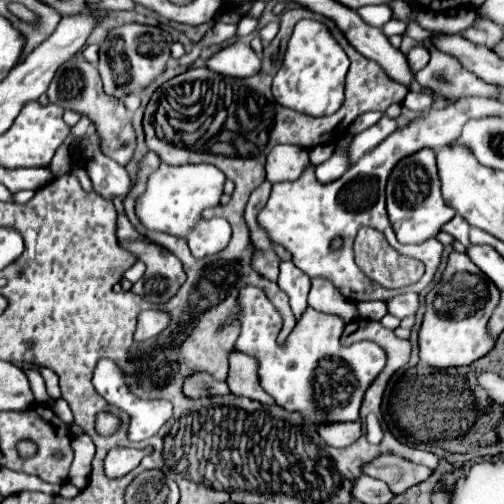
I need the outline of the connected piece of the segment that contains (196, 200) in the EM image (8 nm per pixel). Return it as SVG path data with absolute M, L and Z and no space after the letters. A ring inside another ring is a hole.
M162 164L148 180L146 192L138 198L136 212L142 224L150 230L160 230L184 238L196 258L204 258L226 248L230 240L230 224L208 224L202 218L206 208L218 206L224 186L224 174L210 164L186 164L186 166L168 166Z

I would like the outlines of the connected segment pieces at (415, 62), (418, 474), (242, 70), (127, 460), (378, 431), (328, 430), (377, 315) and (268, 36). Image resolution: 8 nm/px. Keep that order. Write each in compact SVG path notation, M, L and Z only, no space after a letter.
M416 46L416 48L412 48L412 50L406 54L412 72L418 72L420 68L426 66L426 54L428 54L428 52L426 52L424 46Z
M382 454L364 466L364 474L384 480L392 488L394 494L404 494L408 488L428 480L432 476L432 472L434 470L428 466L408 462L408 460L404 460L400 456L392 456L392 454Z
M240 40L222 48L206 62L206 66L212 72L218 72L222 76L234 76L234 78L254 76L260 70L260 64L262 64L260 56L250 48L250 44Z
M127 447L113 448L104 460L105 473L109 478L120 478L126 472L134 470L142 458L144 458L142 450Z
M370 414L368 418L366 418L366 426L368 426L368 442L370 444L380 444L382 442L382 438L384 438L384 432L382 432L382 428L380 428L380 422L378 422L378 418L374 416L374 414Z
M336 422L336 424L324 424L318 428L320 436L326 440L326 444L344 448L356 442L362 436L362 424L360 422Z
M360 302L358 304L358 312L364 318L382 320L382 316L388 314L388 306L386 306L386 302Z
M270 22L270 24L266 24L266 26L260 30L260 38L262 38L262 44L264 44L264 46L268 46L268 44L274 40L274 36L278 34L278 28L280 28L278 22Z

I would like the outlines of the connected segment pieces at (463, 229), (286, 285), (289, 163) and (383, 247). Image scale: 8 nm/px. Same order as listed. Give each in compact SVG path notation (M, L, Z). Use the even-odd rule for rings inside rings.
M454 216L450 222L446 222L444 224L444 228L442 228L444 232L448 232L448 234L452 234L458 242L462 242L466 248L470 246L470 240L468 240L468 230L470 230L470 224L462 218L462 216Z
M282 262L280 264L280 276L278 286L290 296L290 306L296 318L300 318L300 312L306 308L306 296L310 290L310 278L300 272L300 268L294 266L294 262Z
M274 146L266 160L266 178L270 182L292 182L310 166L308 150L296 146Z
M362 228L358 232L354 252L362 272L386 288L410 286L424 274L424 264L420 260L398 254L386 242L384 234L372 228Z

